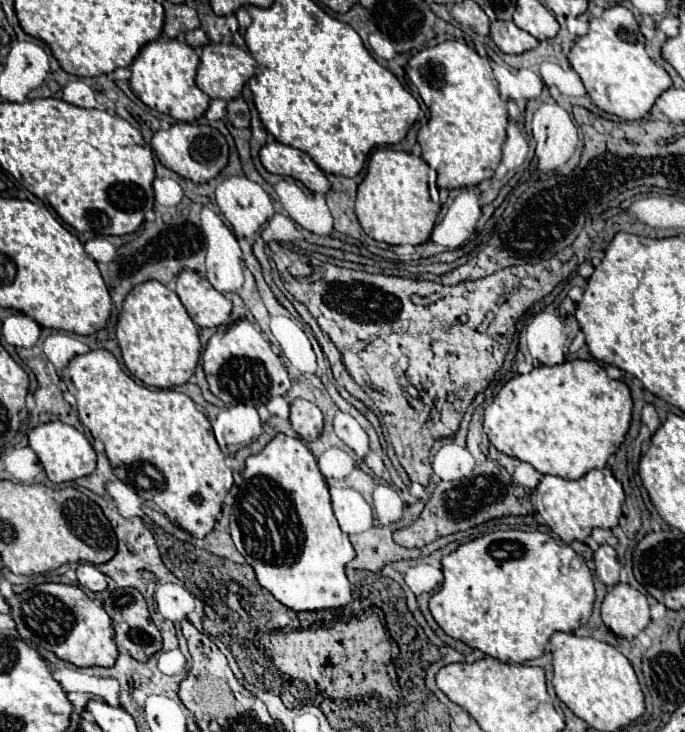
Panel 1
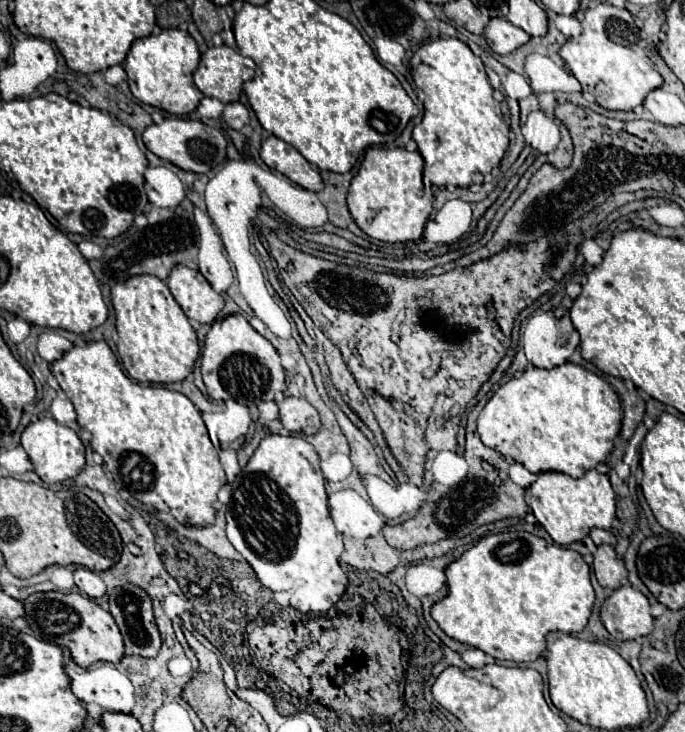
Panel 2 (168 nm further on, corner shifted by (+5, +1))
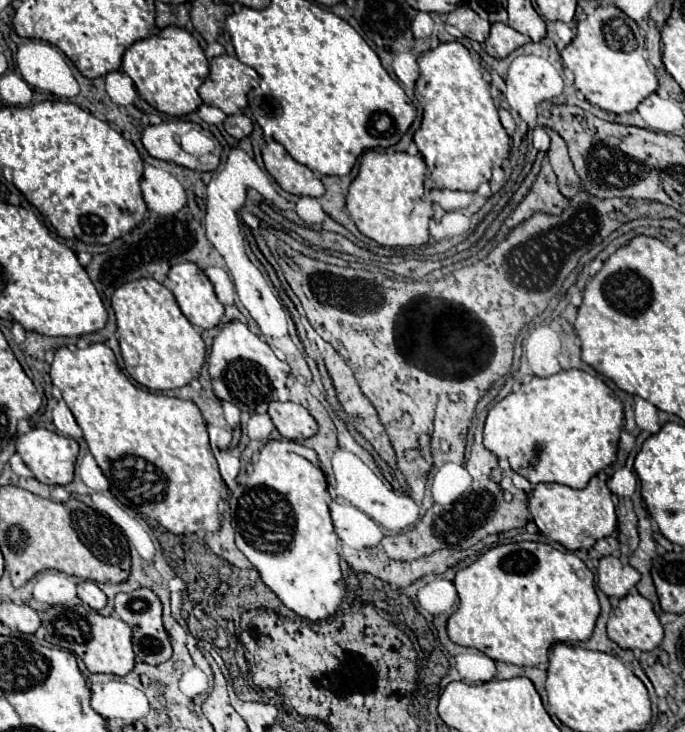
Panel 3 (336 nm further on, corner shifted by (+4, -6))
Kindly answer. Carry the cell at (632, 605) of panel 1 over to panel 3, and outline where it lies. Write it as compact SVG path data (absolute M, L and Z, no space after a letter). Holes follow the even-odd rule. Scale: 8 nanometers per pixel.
M628 593L610 615L608 637L622 649L652 651L662 643L664 627L646 597Z

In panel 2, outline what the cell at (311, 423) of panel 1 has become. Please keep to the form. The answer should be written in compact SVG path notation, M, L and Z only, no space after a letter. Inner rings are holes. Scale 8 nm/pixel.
M283 398L277 402L279 420L291 432L317 434L321 430L321 420L317 410L303 398Z

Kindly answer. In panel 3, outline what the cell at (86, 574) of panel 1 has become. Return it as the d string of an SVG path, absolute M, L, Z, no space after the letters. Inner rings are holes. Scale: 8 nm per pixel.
M82 581L78 585L78 597L96 611L106 607L106 595L102 593L102 589L94 581Z

